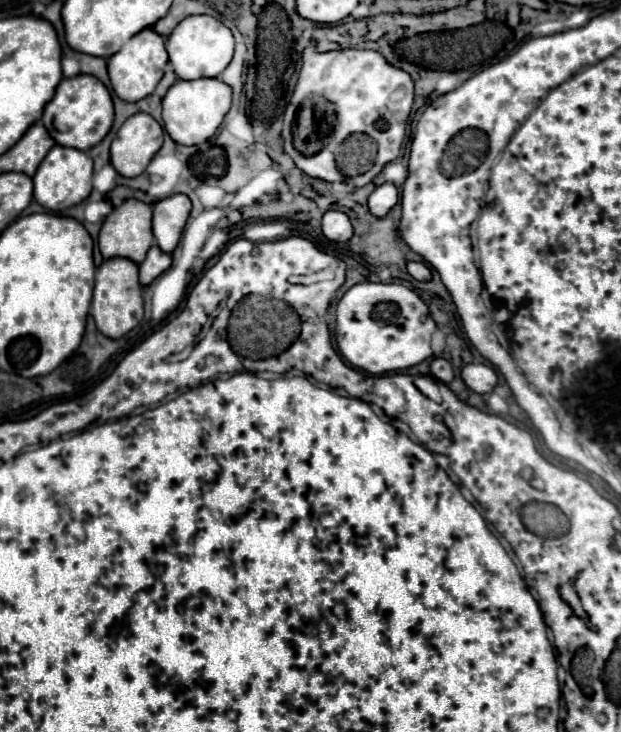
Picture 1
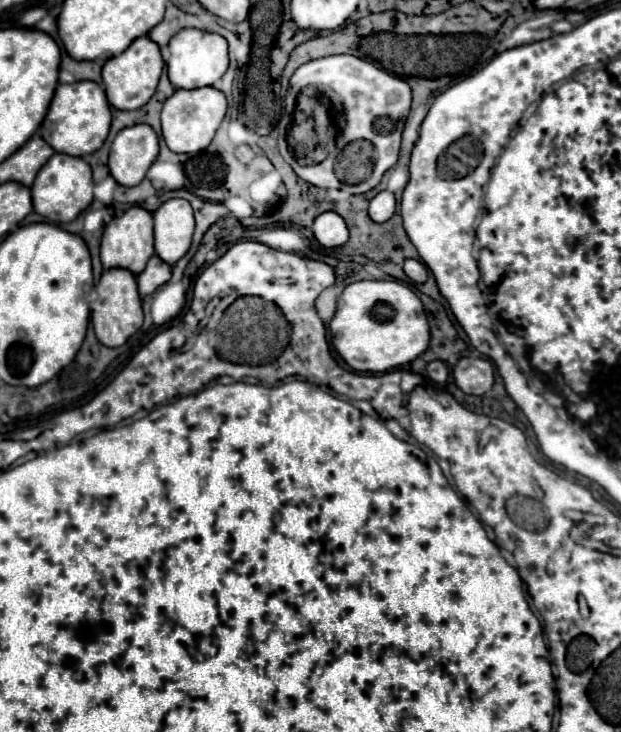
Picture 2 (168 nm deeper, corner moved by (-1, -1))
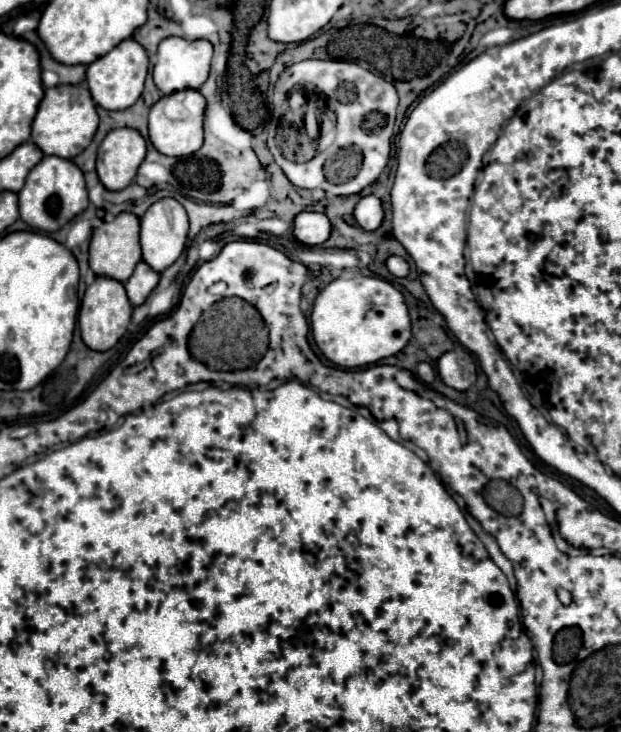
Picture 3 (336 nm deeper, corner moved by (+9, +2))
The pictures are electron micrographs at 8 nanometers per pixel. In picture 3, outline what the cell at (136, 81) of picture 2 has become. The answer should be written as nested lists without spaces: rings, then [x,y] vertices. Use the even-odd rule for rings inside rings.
[[[133,39],[121,41],[115,49],[111,49],[107,55],[99,57],[87,67],[87,85],[97,105],[103,109],[127,109],[131,107],[139,95],[143,93],[143,83],[149,71],[149,57],[145,49]]]

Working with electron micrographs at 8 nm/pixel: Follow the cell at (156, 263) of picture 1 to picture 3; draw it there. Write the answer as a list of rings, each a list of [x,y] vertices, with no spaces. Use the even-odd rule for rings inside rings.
[[[141,261],[133,275],[129,277],[129,281],[125,281],[125,291],[127,291],[127,297],[133,305],[141,305],[147,295],[155,289],[155,285],[159,283],[159,273],[153,271],[145,261]]]

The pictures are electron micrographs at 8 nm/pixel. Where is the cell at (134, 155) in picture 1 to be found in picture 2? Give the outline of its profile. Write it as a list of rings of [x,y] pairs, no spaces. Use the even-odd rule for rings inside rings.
[[[149,124],[123,128],[109,152],[109,172],[121,186],[137,186],[159,154],[159,138]]]

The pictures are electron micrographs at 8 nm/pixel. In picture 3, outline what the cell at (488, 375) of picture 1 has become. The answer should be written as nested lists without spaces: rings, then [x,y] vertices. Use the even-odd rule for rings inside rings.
[[[463,349],[447,351],[445,355],[441,355],[437,361],[437,371],[443,383],[447,383],[447,387],[453,387],[457,391],[467,391],[477,381],[475,361]]]

